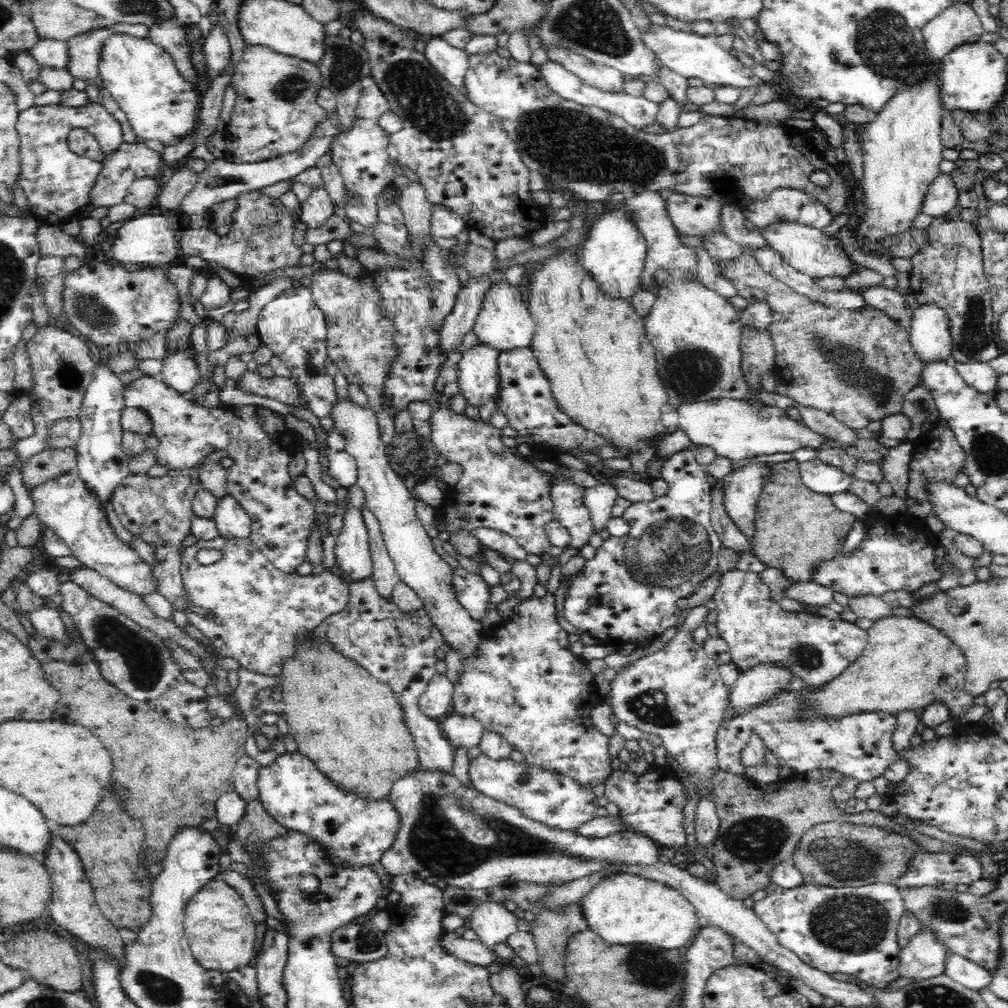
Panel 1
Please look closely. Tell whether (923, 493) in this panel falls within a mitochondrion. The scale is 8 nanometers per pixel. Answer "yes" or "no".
no

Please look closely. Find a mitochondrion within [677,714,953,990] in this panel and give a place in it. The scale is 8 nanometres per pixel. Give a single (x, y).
(854, 925)

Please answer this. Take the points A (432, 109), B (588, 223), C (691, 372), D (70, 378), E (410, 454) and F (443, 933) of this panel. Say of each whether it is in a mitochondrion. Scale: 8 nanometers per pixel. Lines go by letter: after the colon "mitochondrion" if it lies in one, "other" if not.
A: mitochondrion
B: other
C: mitochondrion
D: mitochondrion
E: mitochondrion
F: other

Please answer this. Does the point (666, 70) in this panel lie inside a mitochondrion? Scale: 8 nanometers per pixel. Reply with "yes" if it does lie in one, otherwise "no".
no

